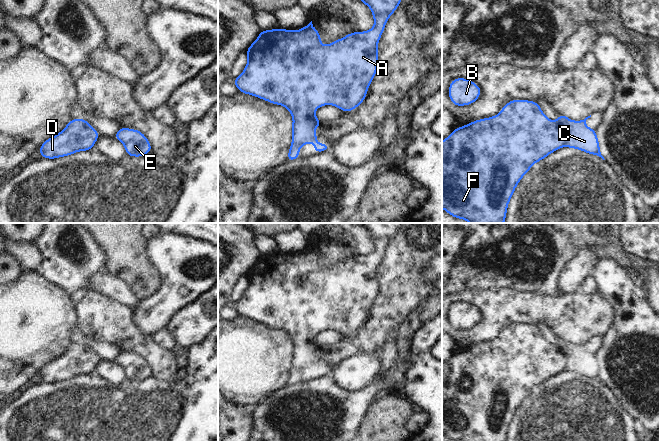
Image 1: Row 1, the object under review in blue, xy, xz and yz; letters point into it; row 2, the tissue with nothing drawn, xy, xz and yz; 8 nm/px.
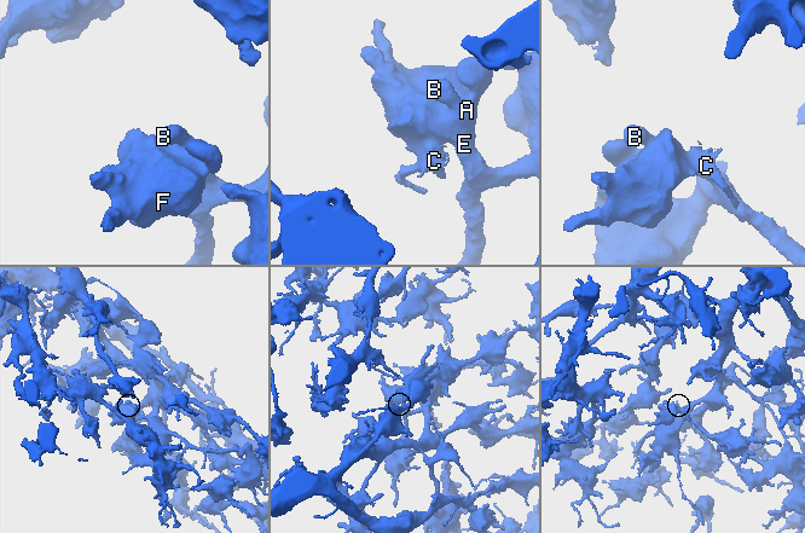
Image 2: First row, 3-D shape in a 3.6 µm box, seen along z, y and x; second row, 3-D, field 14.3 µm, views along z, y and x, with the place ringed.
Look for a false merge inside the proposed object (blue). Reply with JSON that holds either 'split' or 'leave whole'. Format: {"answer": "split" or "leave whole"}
{"answer": "leave whole"}

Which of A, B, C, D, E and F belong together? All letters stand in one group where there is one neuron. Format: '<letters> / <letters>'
A B C D E F

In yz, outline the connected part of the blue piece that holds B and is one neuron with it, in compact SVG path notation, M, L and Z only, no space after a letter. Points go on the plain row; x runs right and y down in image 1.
M459 301L450 306L448 319L453 329L471 329L480 321L482 313L473 305Z

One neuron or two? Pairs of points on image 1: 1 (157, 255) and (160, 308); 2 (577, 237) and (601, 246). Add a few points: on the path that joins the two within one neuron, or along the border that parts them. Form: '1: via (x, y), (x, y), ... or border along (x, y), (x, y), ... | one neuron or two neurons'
1: via (170, 268), (169, 295) | one neuron
2: via (583, 237), (595, 241) | one neuron

